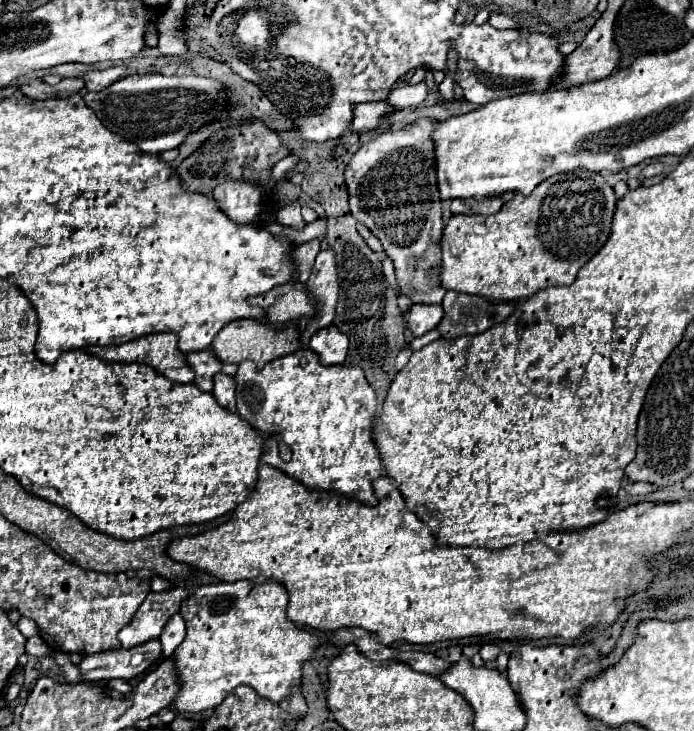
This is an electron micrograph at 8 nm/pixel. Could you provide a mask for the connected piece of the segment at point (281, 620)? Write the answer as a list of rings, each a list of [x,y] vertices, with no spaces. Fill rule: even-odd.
[[[246,580],[234,584],[222,582],[200,586],[196,592],[192,592],[180,606],[180,616],[186,620],[186,638],[172,654],[172,660],[176,660],[176,678],[180,680],[180,692],[176,694],[172,708],[190,714],[202,714],[210,708],[216,708],[224,700],[224,696],[240,684],[252,686],[258,696],[264,696],[272,702],[280,702],[282,698],[286,698],[290,694],[290,686],[300,684],[302,664],[310,660],[318,646],[316,636],[304,632],[286,618],[286,604],[288,592],[274,580],[264,584],[252,584]]]

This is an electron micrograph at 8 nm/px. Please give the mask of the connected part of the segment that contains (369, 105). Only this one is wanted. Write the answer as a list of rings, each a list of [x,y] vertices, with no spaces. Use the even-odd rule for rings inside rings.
[[[366,102],[366,104],[356,104],[352,112],[354,112],[354,128],[360,132],[376,128],[386,114],[394,112],[394,108],[386,102]]]

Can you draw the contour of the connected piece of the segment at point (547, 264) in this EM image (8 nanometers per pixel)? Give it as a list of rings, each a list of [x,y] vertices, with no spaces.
[[[572,170],[536,186],[532,196],[514,196],[494,216],[452,216],[442,234],[442,286],[482,298],[518,300],[550,286],[564,286],[576,280],[578,270],[606,244],[616,210],[616,194],[600,172]]]

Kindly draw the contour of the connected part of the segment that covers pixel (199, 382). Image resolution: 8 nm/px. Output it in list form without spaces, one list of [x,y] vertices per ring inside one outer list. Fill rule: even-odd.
[[[210,350],[204,352],[192,352],[186,356],[188,364],[192,366],[192,370],[196,372],[196,380],[194,384],[204,390],[204,392],[212,392],[214,386],[214,376],[220,372],[222,362],[216,360],[216,356]]]

